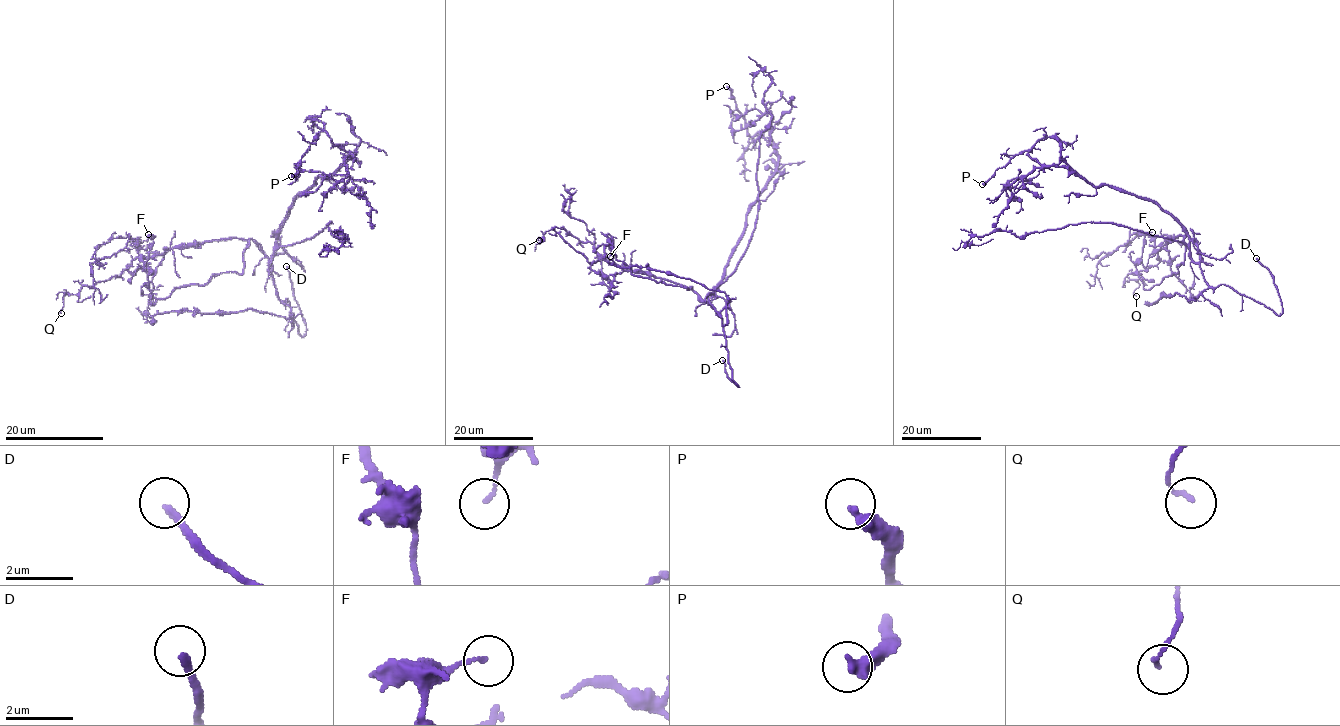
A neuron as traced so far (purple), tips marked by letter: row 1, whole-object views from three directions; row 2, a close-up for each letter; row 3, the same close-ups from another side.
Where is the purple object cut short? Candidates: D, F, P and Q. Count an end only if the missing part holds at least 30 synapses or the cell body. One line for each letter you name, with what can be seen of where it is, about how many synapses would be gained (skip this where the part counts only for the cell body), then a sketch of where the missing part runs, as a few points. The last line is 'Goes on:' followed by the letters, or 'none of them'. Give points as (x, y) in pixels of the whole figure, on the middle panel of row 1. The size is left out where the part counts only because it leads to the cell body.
D: (722, 360) | (722, 360), (714, 334), (710, 293), (713, 262), (705, 231), (690, 210)
Goes on: D

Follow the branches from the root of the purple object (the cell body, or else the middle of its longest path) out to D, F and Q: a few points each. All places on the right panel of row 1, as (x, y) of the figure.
D: (1185, 234), (1189, 255), (1210, 286), (1228, 285), (1280, 315), (1282, 304), (1273, 276), (1256, 258)
F: (1185, 234), (1190, 257), (1200, 260), (1187, 236), (1178, 272), (1146, 290), (1136, 265), (1152, 232)
Q: (1185, 234), (1190, 257), (1200, 260), (1178, 235), (1155, 251), (1156, 265), (1125, 278), (1139, 284), (1136, 296)

